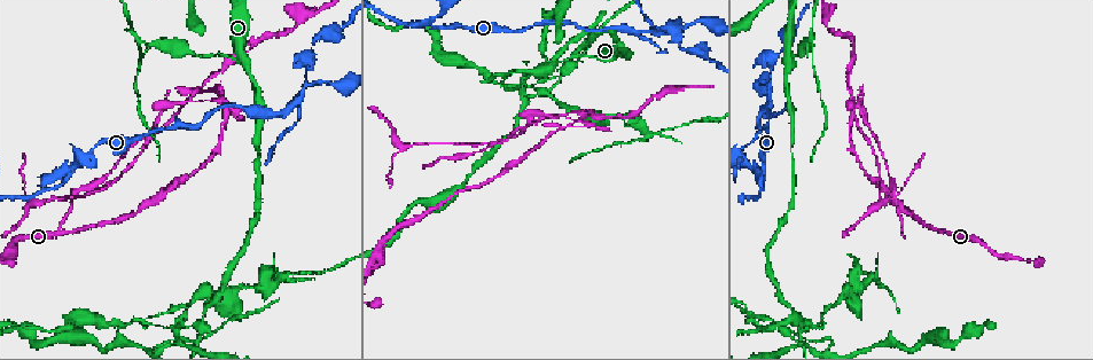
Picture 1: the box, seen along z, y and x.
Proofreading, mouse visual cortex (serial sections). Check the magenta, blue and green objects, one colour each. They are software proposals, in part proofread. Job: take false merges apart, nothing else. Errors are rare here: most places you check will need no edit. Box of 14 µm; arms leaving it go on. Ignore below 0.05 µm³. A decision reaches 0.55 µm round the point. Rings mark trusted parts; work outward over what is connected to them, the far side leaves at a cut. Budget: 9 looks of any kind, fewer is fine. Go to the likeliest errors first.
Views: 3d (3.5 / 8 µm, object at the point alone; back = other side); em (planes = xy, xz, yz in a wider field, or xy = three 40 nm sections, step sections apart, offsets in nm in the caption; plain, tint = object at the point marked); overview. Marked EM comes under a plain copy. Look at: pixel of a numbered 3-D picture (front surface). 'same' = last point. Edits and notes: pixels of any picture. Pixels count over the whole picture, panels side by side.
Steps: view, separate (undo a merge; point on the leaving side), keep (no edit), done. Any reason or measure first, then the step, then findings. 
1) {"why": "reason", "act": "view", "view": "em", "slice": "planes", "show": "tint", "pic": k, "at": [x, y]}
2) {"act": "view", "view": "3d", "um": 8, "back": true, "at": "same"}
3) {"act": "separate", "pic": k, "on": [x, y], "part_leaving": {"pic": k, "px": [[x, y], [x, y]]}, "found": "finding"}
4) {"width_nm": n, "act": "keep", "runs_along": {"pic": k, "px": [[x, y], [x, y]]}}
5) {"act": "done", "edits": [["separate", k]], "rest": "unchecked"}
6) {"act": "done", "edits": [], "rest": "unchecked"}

{"why": "branch point", "act": "view", "view": "3d", "um": 3.5, "pic": 1, "at": [219, 73]}

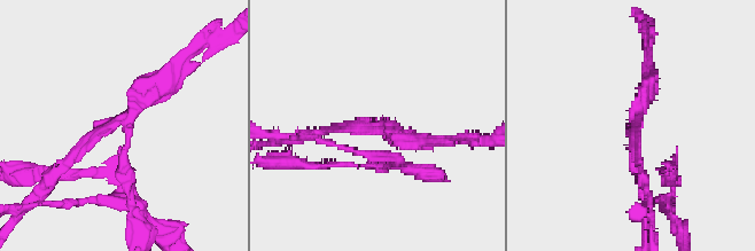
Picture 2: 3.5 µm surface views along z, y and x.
{"why": "need the tissue", "act": "view", "view": "em", "slice": "xy", "step": 3, "show": "tint", "pic": 2, "at": [124, 131]}

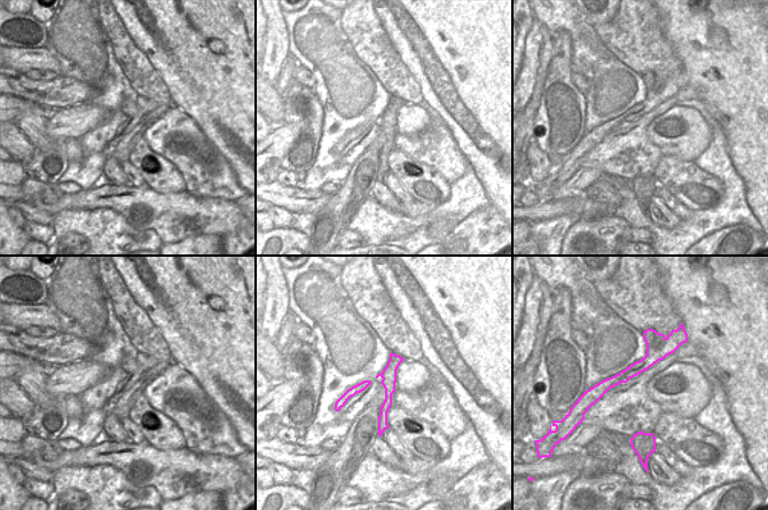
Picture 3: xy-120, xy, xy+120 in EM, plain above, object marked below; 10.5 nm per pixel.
{"arm_widths_nm": [100, 150, 250], "act": "separate", "pic": 2, "on": [638, 104], "part_leaving": {"pic": 2, "px": [[630, 141], [636, 126], [645, 186]]}, "found": "two cells meet here"}

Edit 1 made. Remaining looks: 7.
{"why": "three arms meet", "act": "view", "view": "3d", "um": 3.5, "back": true, "pic": 1, "at": [769, 107]}

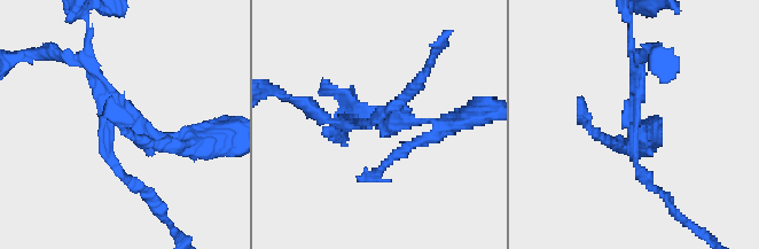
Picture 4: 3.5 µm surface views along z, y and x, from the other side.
{"arms": 3, "arm_widths_nm": [100, 150, 150], "act": "view", "view": "em", "slice": "xy", "step": 5, "show": "tint", "pic": 4, "at": [361, 120]}

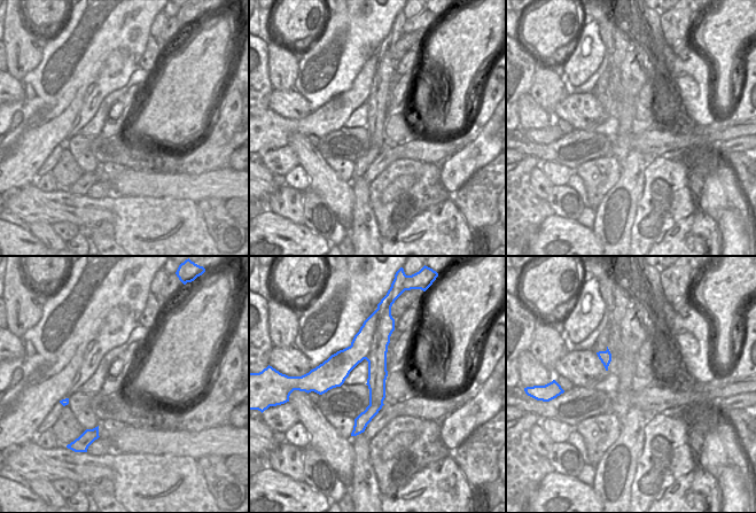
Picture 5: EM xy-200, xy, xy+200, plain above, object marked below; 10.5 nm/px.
{"act": "keep", "runs_along": {"pic": 4, "px": [[166, 139], [103, 115], [107, 161], [131, 181]]}, "found": "one cell here"}

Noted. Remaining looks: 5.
{"why": "branch point", "act": "view", "view": "3d", "um": 8, "pic": 1, "at": [243, 61]}

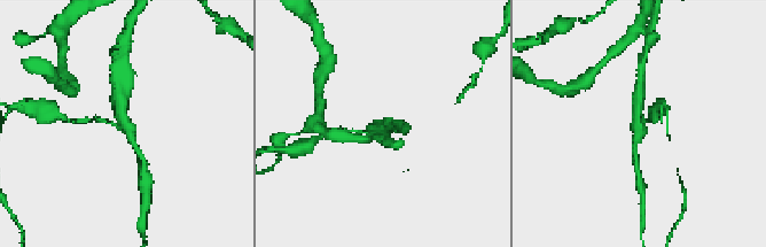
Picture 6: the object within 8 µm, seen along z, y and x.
{"act": "view", "view": "em", "slice": "planes", "show": "tint", "pic": 6, "at": [125, 127]}

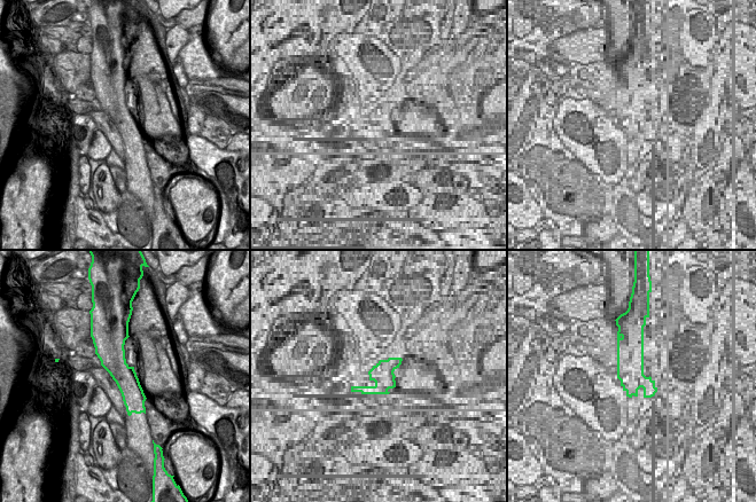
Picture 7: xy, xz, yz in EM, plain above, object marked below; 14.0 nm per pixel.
{"width_nm": 320, "act": "separate", "pic": 6, "on": [359, 132], "part_leaving": {"pic": 6, "px": [[119, 128], [101, 118], [75, 121]]}, "found": "two cells meet here"}

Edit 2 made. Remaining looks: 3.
{"why": "four or more arms meet", "act": "view", "view": "3d", "um": 3.5, "pic": 1, "at": [571, 65]}

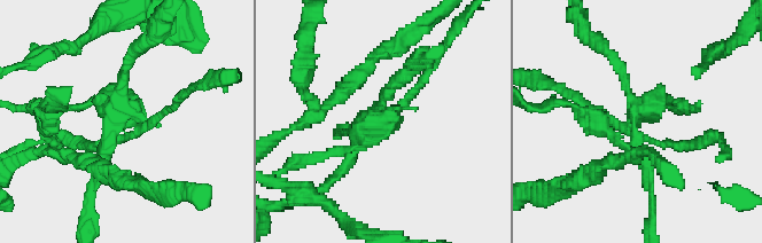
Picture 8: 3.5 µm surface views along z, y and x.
{"act": "separate", "pic": 8, "on": [347, 92], "part_leaving": {"pic": 8, "px": [[380, 120], [348, 149], [288, 167]]}, "found": "two cells meet here"}

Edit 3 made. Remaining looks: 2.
{"act": "done", "edits": [["separate", 2], ["separate", 6], ["separate", 8]], "rest": "unchecked"}

